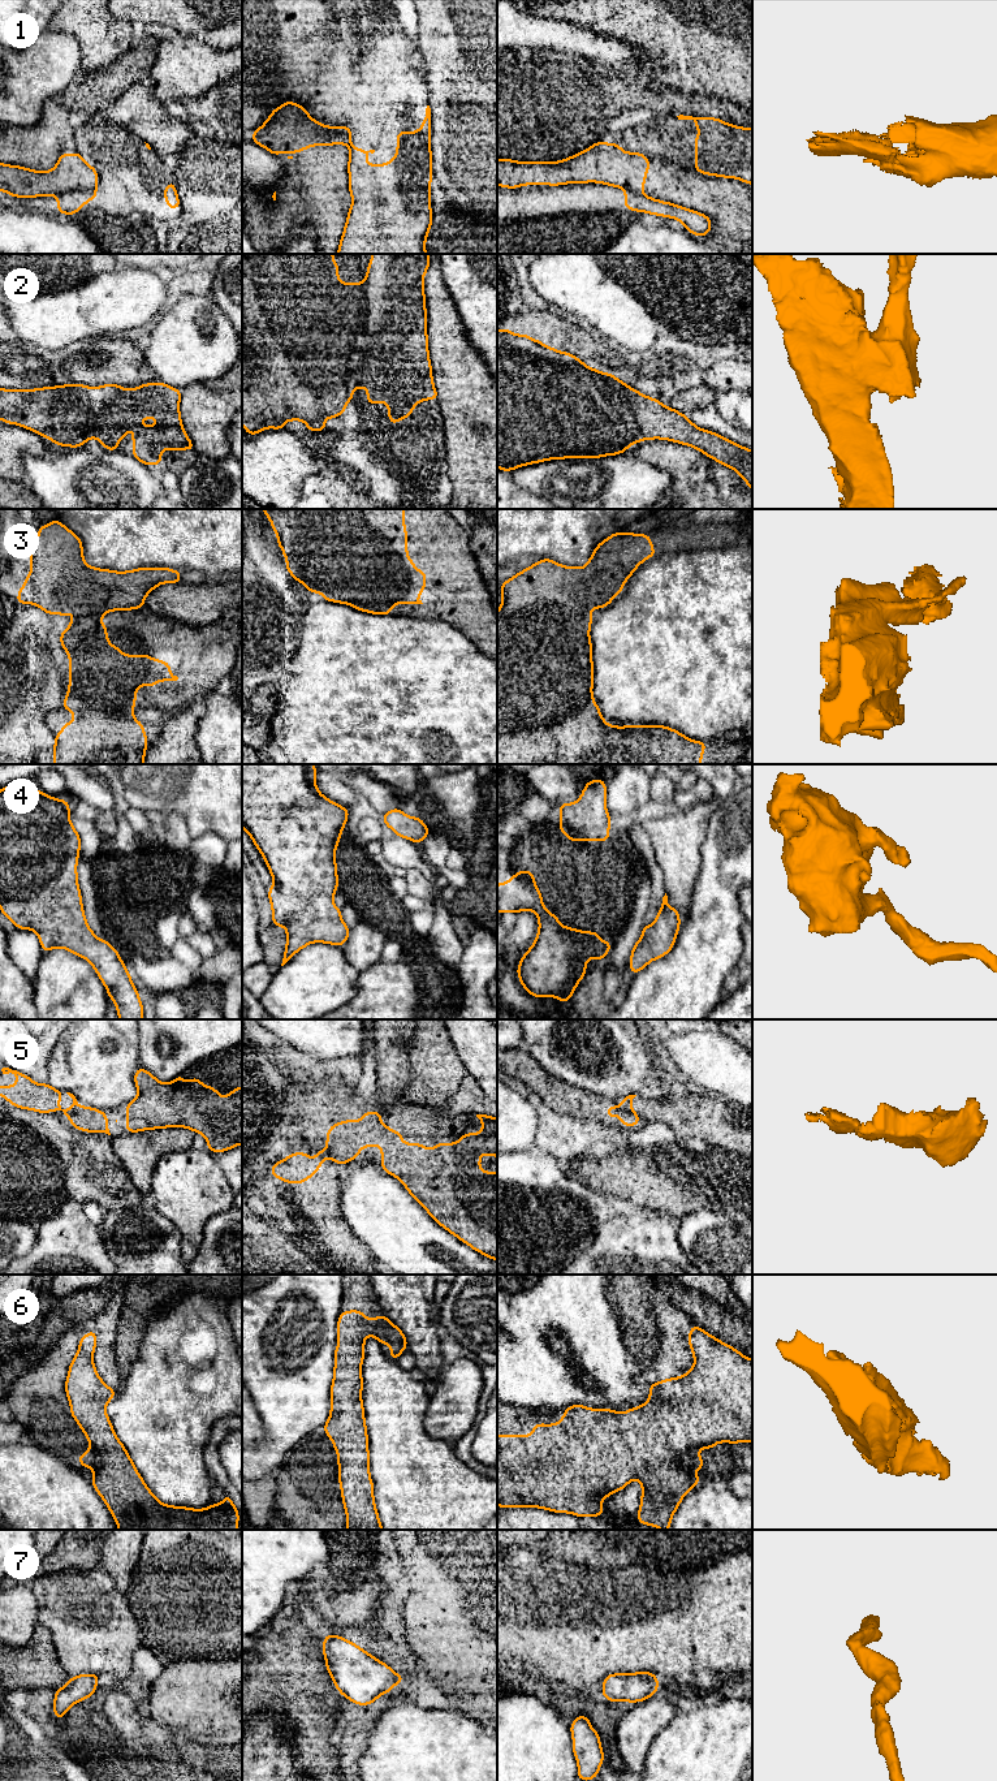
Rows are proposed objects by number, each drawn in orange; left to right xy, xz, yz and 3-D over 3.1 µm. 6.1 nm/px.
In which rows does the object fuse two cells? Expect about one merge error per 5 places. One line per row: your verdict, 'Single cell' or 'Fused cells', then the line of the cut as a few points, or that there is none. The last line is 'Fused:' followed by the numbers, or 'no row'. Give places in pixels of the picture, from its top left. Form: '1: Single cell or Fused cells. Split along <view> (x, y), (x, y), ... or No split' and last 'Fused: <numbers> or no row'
1: Fused cells. Split along xy (94, 188), (61, 192), (57, 195)
2: Single cell. No split
3: Fused cells. Split along xy (150, 568), (87, 622), (86, 655), (134, 695)
4: Single cell. No split
5: Fused cells. Split along xy (80, 1107), (68, 1115)
6: Single cell. No split
7: Single cell. No split
Fused: 1, 3, 5

